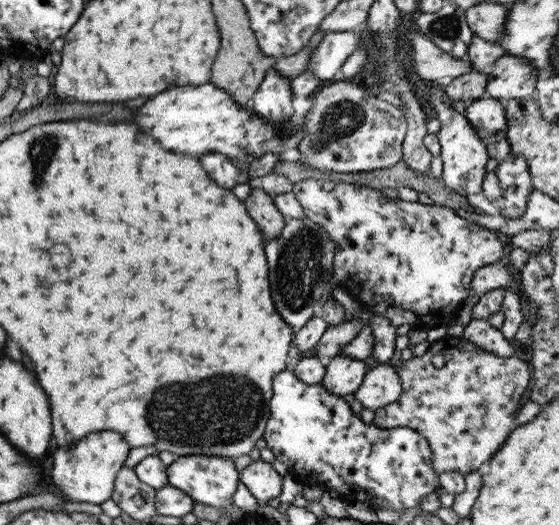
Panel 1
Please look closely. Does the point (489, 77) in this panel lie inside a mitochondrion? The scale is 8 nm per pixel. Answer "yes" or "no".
no

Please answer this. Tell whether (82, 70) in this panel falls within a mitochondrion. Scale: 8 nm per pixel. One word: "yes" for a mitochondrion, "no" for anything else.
no

